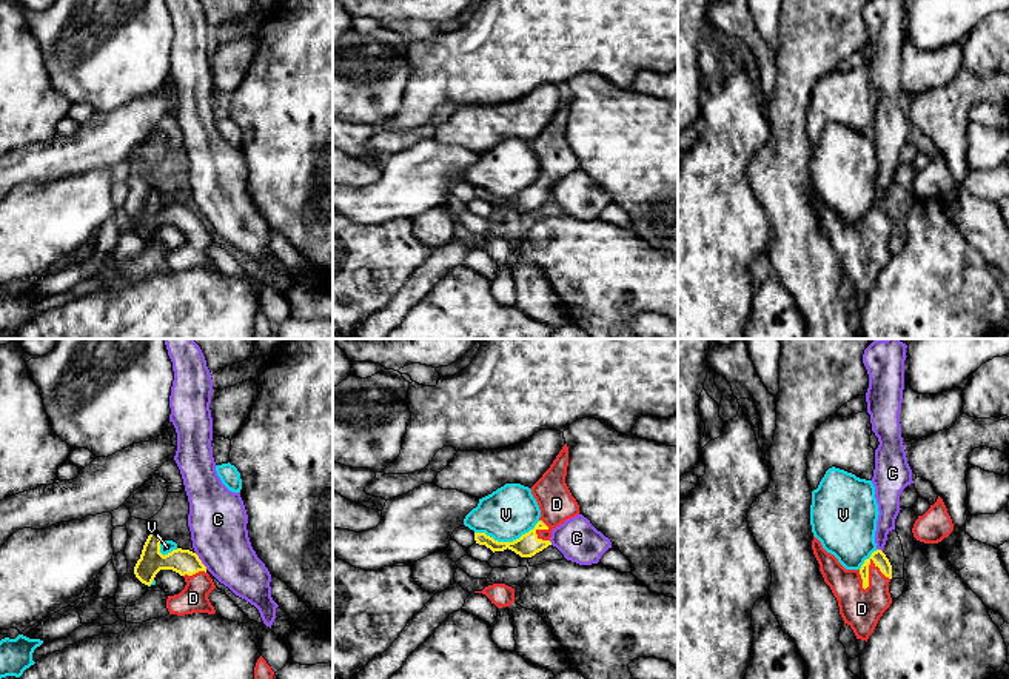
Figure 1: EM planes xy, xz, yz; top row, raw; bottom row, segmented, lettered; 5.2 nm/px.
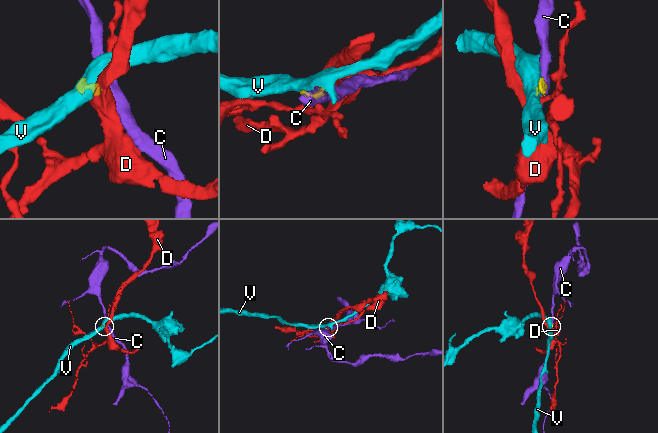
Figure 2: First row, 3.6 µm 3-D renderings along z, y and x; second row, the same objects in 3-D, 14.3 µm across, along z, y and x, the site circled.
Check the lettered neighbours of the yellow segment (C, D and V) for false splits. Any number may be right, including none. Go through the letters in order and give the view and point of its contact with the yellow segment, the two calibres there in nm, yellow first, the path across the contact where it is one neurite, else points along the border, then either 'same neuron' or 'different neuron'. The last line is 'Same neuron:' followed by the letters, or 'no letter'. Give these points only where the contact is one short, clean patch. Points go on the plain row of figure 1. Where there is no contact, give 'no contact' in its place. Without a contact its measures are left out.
C: meets yellow in xy at (201, 216); 130 nm thick on the yellow side, 300 nm on the other; border along xy (194, 208), (207, 224); different neuron
D: meets yellow in yz at (868, 231); 70 nm thick on the yellow side, 220 nm on the other; runs through yz (878, 213), (869, 220), (868, 231), (861, 264); same neuron
V: meets yellow in xz at (507, 197); 120 nm thick on the yellow side, 280 nm on the other; border along xz (539, 176), (512, 196), (495, 196), (484, 188), (475, 188); different neuron
Same neuron: D

